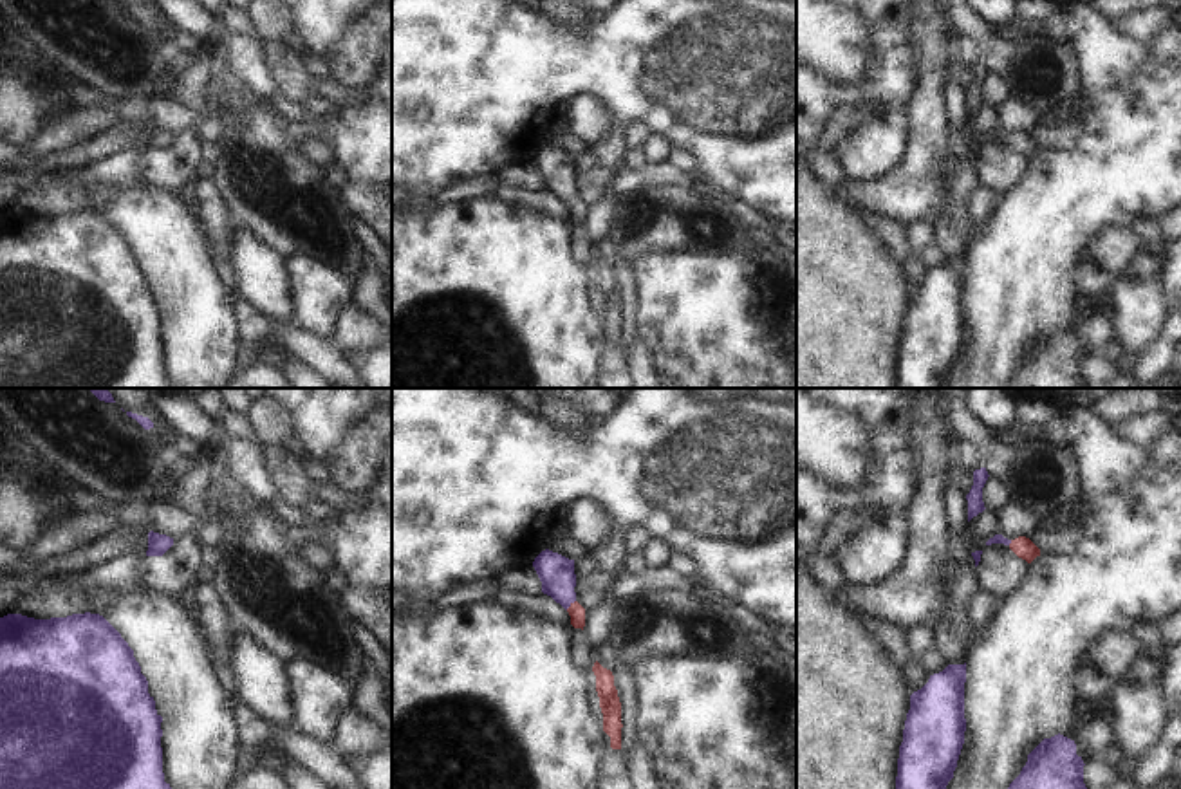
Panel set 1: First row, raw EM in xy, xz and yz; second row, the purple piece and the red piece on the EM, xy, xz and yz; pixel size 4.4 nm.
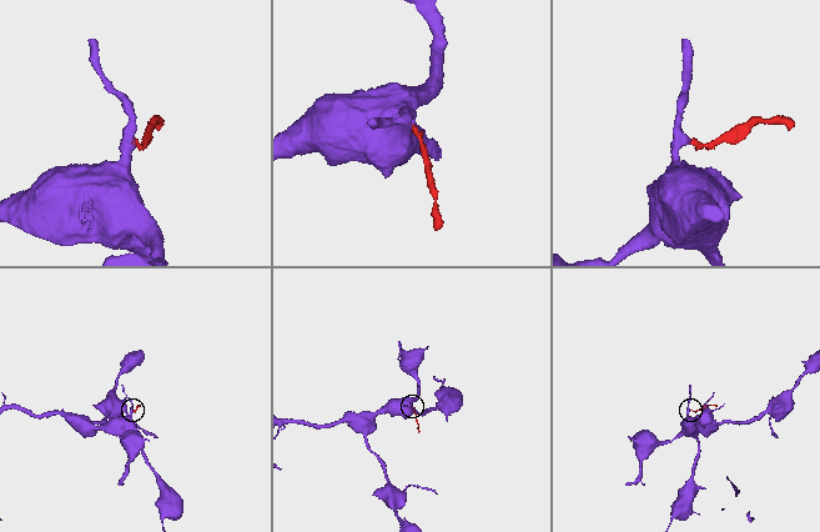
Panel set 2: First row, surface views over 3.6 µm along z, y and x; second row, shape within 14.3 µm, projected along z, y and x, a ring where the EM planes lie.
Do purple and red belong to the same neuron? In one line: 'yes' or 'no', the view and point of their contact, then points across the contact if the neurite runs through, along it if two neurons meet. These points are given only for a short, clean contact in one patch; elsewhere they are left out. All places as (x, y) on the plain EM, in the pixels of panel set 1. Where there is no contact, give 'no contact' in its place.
yes | xz (569, 201) | across xz (557, 168), (569, 201), (576, 208)

